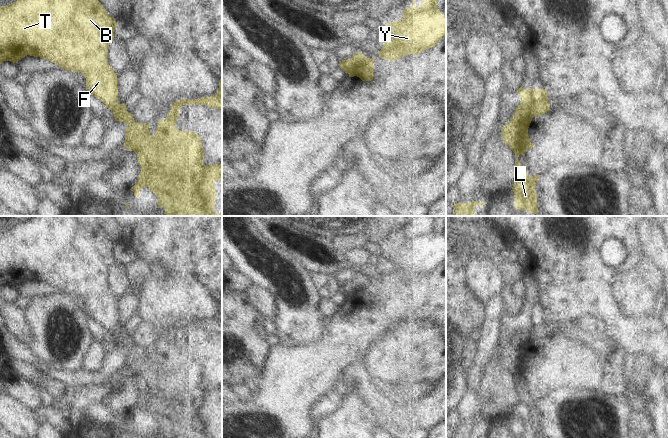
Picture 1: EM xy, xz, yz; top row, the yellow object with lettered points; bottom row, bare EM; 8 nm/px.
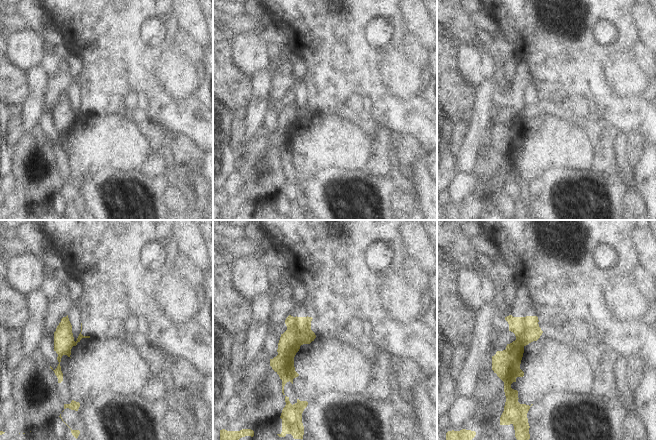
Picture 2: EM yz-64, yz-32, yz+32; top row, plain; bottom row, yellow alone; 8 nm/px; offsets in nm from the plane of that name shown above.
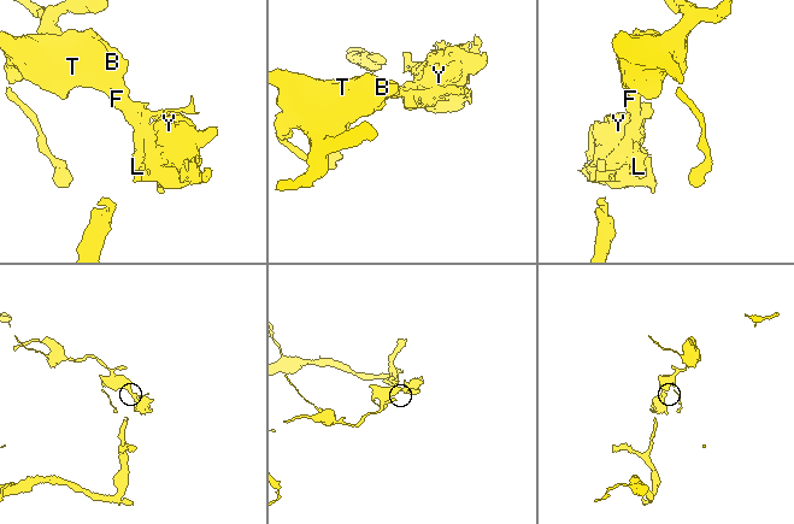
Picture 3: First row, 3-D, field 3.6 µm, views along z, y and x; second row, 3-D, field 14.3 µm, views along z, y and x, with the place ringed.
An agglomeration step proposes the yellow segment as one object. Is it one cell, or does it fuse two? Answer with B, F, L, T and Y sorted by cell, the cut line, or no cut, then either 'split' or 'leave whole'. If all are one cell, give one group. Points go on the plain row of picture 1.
groups B F T / L Y; cut yz (522, 326), (527, 332), (527, 339), (516, 346), (509, 346); split

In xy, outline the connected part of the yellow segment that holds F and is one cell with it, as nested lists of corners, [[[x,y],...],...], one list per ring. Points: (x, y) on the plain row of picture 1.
[[[32,216],[22,223],[6,229],[0,230],[0,288],[4,285],[11,285],[17,287],[19,284],[27,279],[44,282],[50,286],[55,287],[59,291],[72,296],[81,296],[86,302],[86,314],[89,318],[98,322],[103,326],[108,333],[114,338],[115,345],[125,347],[127,350],[135,346],[133,339],[127,335],[125,327],[118,327],[118,311],[117,311],[117,299],[110,291],[107,283],[109,266],[114,262],[114,254],[117,251],[117,246],[113,241],[109,240],[103,229],[94,221],[89,220],[82,222],[79,216]]]

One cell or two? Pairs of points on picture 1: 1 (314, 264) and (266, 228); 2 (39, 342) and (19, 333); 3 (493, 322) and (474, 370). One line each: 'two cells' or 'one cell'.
1: one cell
2: two cells
3: one cell

